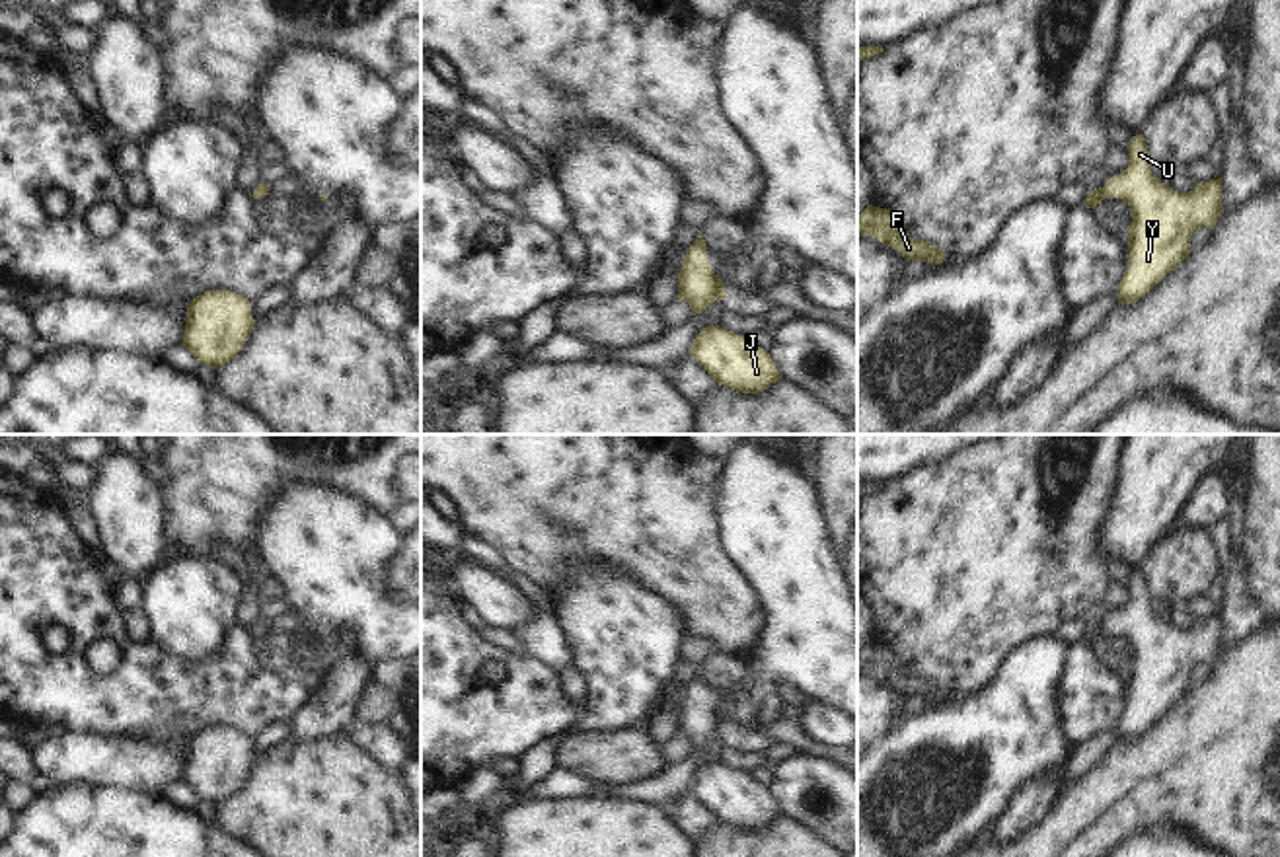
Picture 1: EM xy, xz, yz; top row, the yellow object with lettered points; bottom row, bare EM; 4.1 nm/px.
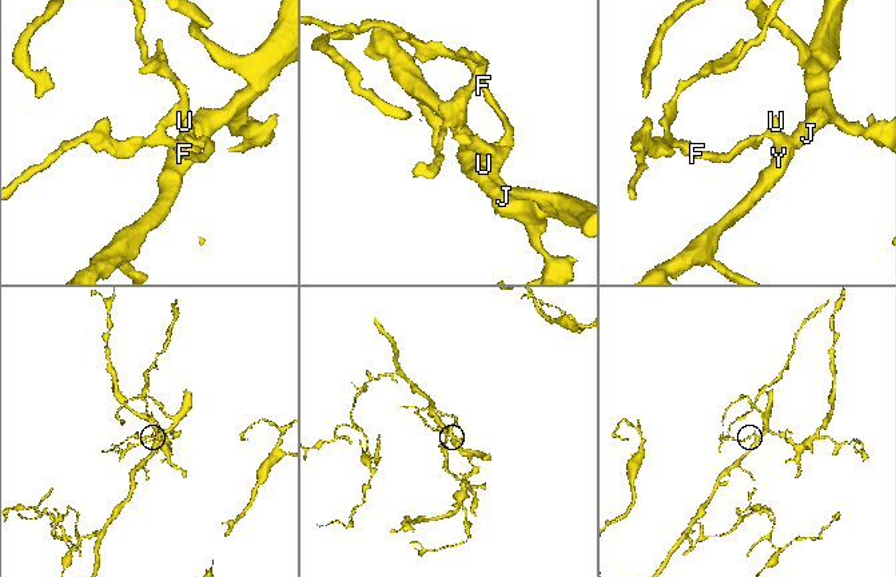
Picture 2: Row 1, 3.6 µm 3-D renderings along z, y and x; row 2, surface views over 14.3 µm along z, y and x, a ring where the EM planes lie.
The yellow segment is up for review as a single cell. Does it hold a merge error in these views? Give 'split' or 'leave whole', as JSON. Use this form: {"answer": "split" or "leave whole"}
{"answer": "split"}

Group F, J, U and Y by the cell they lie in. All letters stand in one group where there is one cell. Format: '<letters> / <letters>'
F / J U Y

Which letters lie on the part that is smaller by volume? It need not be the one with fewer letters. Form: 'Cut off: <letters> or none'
Cut off: F

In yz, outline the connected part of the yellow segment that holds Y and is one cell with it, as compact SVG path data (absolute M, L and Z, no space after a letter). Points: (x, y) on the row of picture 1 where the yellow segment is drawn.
M1144 134L1128 142L1128 168L1105 183L1105 197L1122 199L1132 210L1128 226L1128 267L1116 286L1118 304L1130 304L1144 298L1171 271L1175 271L1190 253L1190 236L1200 228L1214 228L1224 214L1222 177L1196 183L1188 193L1177 193L1151 173L1151 158Z

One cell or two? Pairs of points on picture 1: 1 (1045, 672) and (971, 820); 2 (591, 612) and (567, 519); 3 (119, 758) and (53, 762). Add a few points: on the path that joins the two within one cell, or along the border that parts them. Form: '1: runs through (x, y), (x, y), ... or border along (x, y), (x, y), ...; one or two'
1: runs through (1017, 709), (1012, 727), (992, 746), (988, 783); one
2: border along (626, 571), (585, 567), (552, 596), (540, 593); two
3: runs through (104, 760), (69, 760); one

